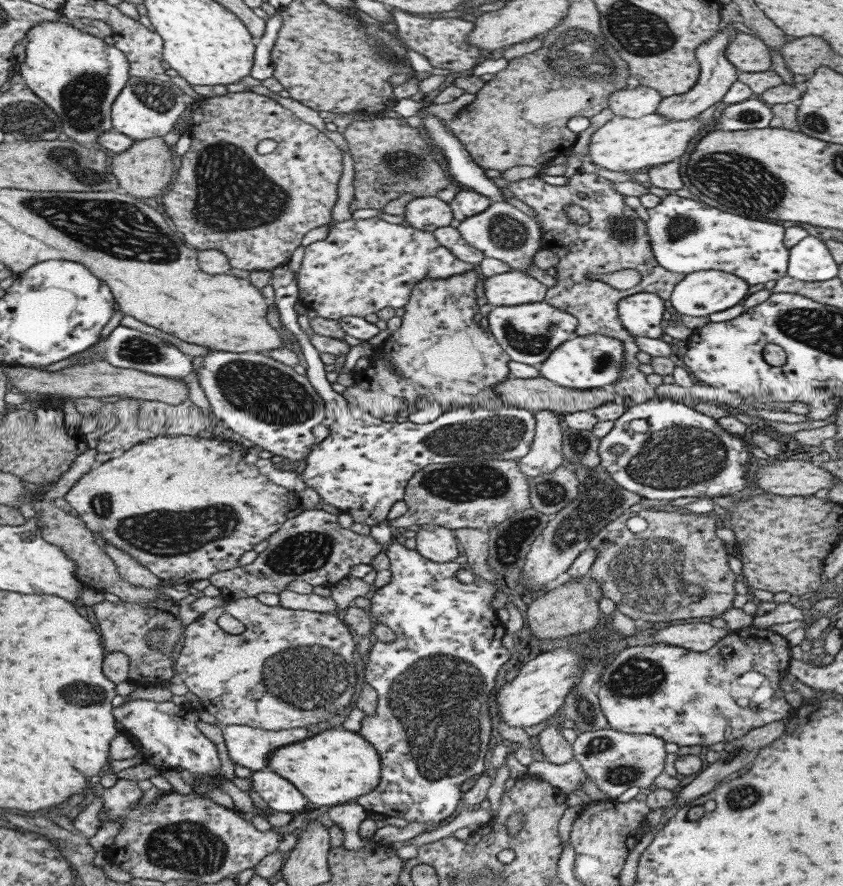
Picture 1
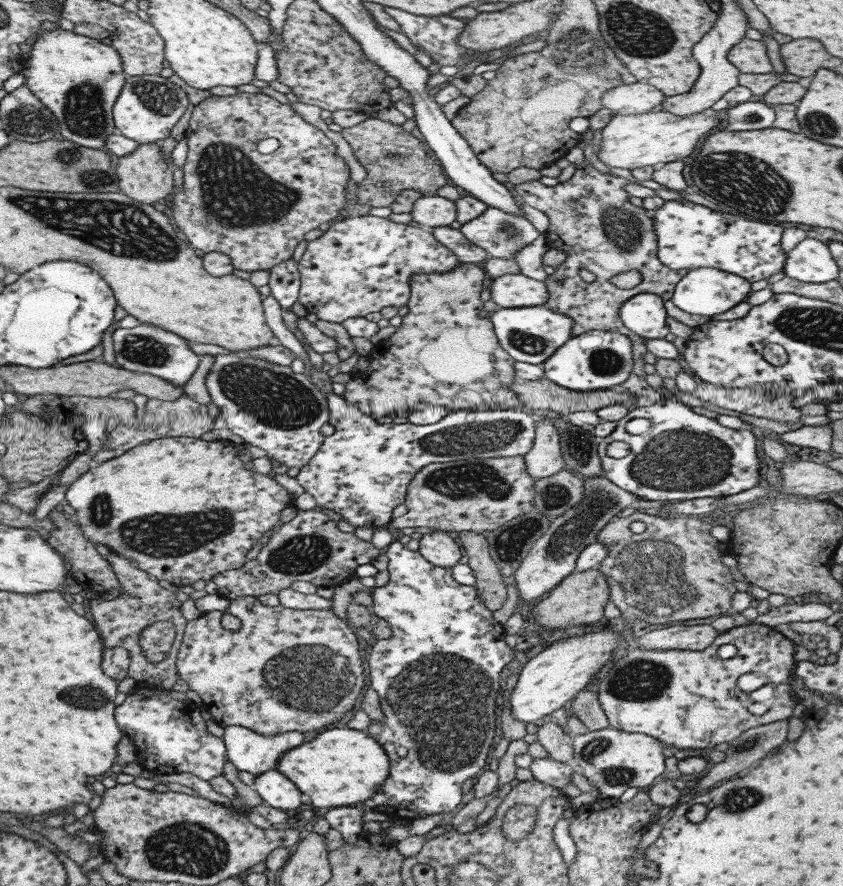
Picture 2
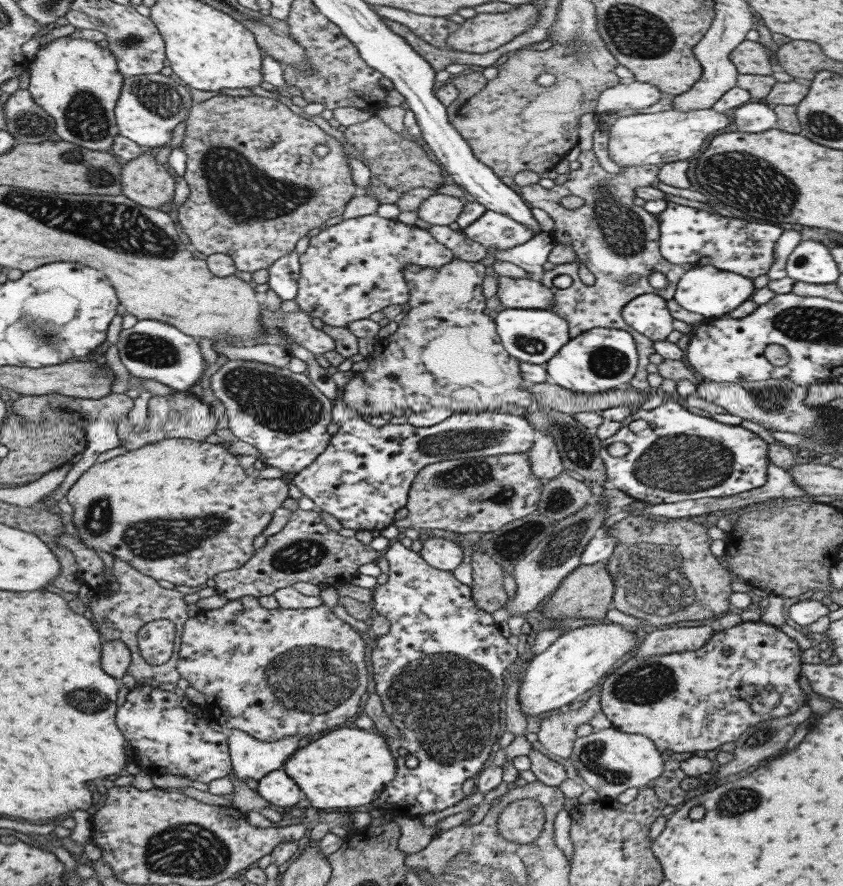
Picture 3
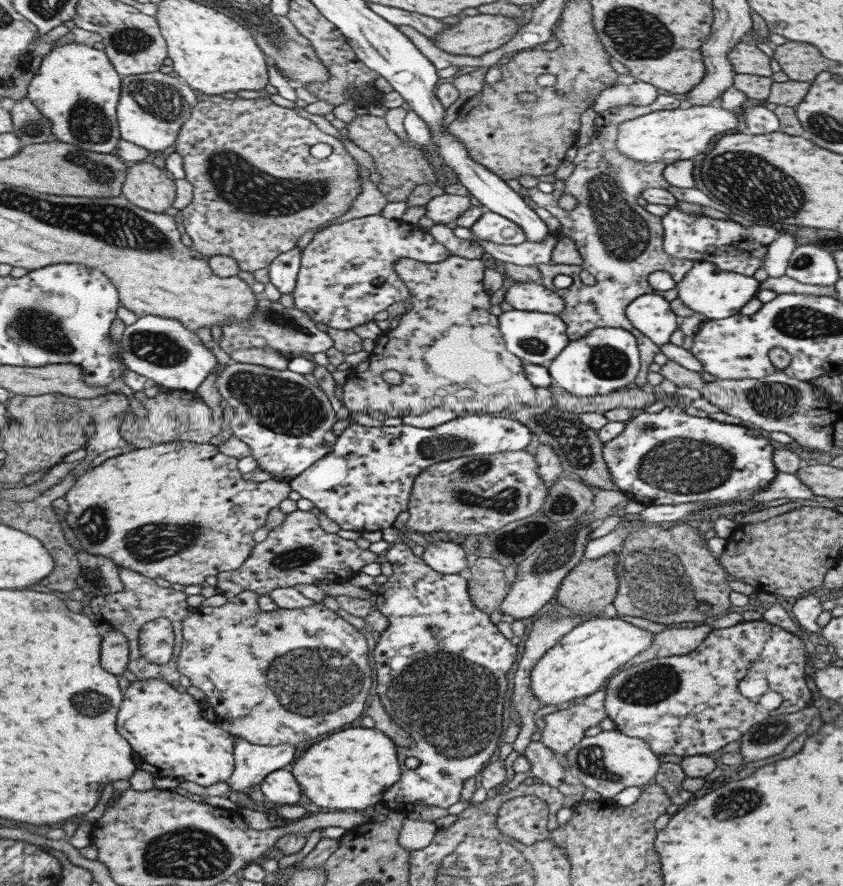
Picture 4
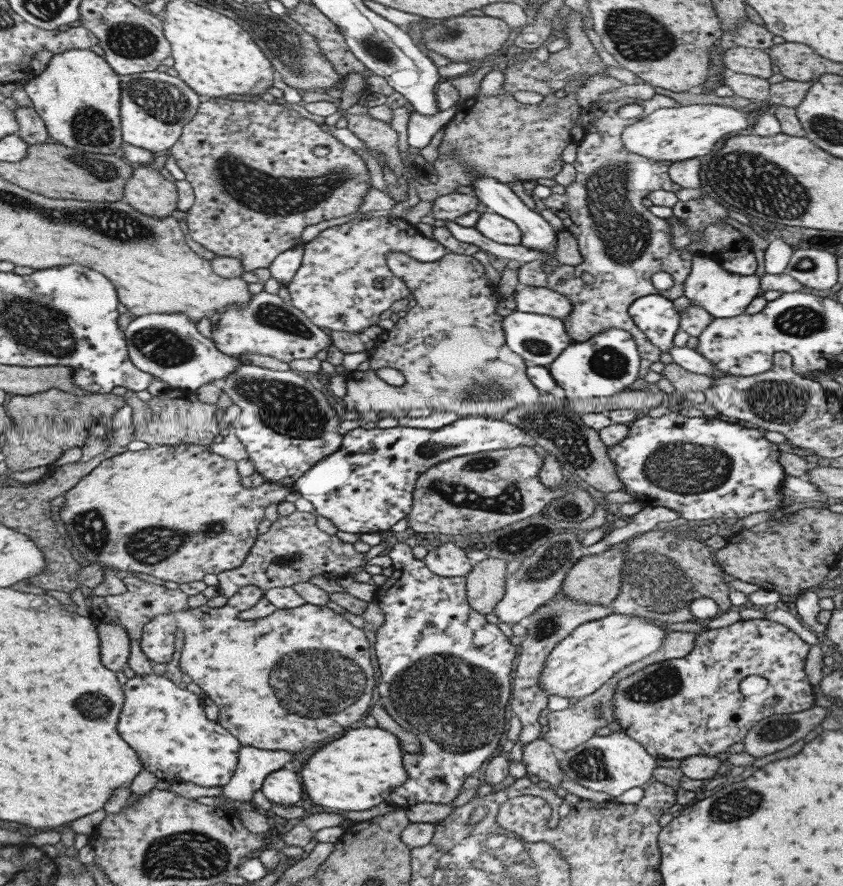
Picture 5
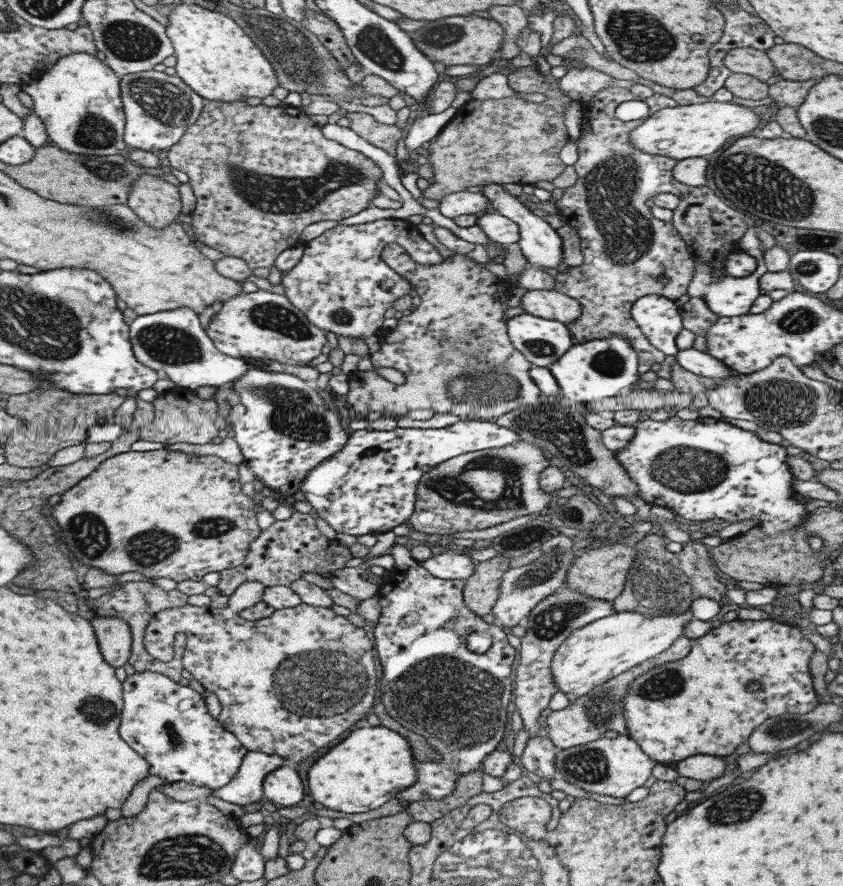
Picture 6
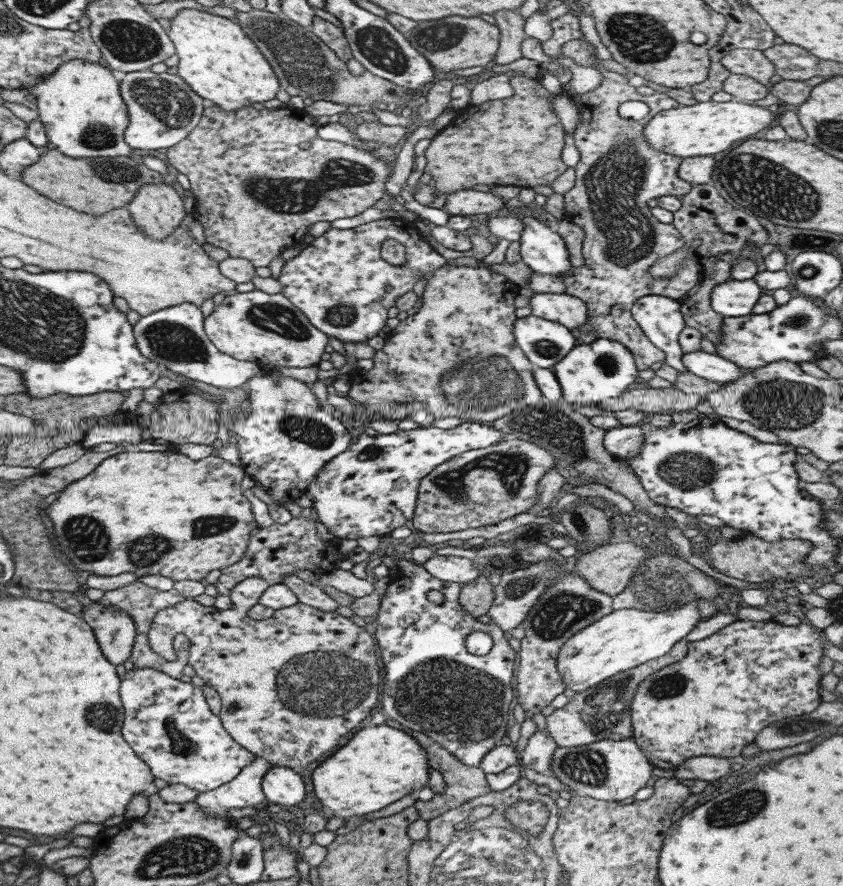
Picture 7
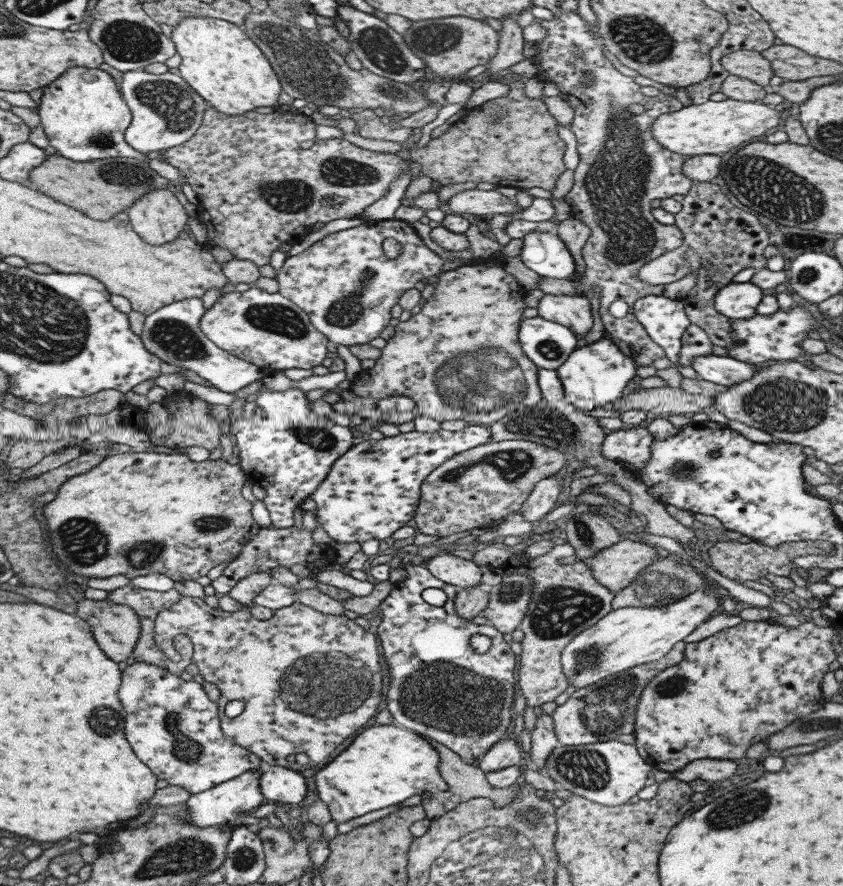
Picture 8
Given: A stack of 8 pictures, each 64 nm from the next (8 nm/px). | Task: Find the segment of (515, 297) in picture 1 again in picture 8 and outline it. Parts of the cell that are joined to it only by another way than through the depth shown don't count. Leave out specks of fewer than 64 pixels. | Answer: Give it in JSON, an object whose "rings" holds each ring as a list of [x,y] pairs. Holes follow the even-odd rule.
{"rings":[[[543,295],[537,302],[537,316],[566,326],[577,337],[584,338],[593,324],[587,298],[573,295]]]}

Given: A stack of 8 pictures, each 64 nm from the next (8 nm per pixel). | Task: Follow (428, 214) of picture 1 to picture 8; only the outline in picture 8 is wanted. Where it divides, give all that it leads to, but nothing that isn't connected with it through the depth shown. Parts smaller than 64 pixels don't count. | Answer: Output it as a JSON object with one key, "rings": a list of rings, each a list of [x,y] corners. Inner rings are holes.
{"rings":[[[468,189],[457,192],[447,202],[455,215],[473,214],[477,218],[488,214],[517,212],[518,205],[513,197],[507,197],[494,190]]]}

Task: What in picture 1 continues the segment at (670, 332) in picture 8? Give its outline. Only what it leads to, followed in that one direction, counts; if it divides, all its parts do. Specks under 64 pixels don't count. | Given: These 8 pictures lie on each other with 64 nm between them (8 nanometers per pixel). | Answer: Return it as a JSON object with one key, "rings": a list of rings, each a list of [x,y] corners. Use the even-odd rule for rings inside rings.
{"rings":[[[655,293],[625,296],[616,304],[618,319],[627,333],[660,339],[664,334],[663,301]]]}

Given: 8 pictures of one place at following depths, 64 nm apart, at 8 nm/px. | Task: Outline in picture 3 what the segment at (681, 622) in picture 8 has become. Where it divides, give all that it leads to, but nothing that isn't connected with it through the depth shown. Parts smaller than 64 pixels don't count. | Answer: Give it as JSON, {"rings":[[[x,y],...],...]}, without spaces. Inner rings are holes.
{"rings":[[[619,624],[583,625],[559,635],[543,652],[536,654],[525,666],[519,682],[517,702],[523,716],[544,716],[566,706],[579,694],[595,688],[599,678],[611,666],[629,654],[635,646],[633,629]]]}

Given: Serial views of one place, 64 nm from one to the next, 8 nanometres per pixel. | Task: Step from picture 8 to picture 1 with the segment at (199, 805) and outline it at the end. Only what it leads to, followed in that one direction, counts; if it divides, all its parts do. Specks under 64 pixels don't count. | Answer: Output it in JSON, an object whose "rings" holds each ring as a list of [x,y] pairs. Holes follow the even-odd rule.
{"rings":[[[229,725],[221,727],[221,730],[230,760],[250,771],[267,767],[267,755],[275,748],[307,736],[307,729],[299,727],[270,731],[259,727]]]}

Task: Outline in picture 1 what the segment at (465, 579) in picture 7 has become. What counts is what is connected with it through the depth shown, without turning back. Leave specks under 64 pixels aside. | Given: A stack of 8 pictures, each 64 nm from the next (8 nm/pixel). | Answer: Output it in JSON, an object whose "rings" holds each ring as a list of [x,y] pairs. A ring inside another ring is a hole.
{"rings":[[[420,524],[415,528],[415,550],[427,560],[444,563],[457,556],[454,531],[444,526]]]}

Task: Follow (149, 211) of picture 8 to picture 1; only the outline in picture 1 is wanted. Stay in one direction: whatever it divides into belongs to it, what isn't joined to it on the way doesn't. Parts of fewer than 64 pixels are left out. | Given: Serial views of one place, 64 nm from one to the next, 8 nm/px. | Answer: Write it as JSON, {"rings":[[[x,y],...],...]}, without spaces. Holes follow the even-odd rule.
{"rings":[[[151,137],[134,141],[120,153],[115,153],[109,163],[110,171],[116,178],[120,191],[138,198],[153,198],[170,185],[175,173],[171,161],[171,148],[163,143],[161,137]]]}

